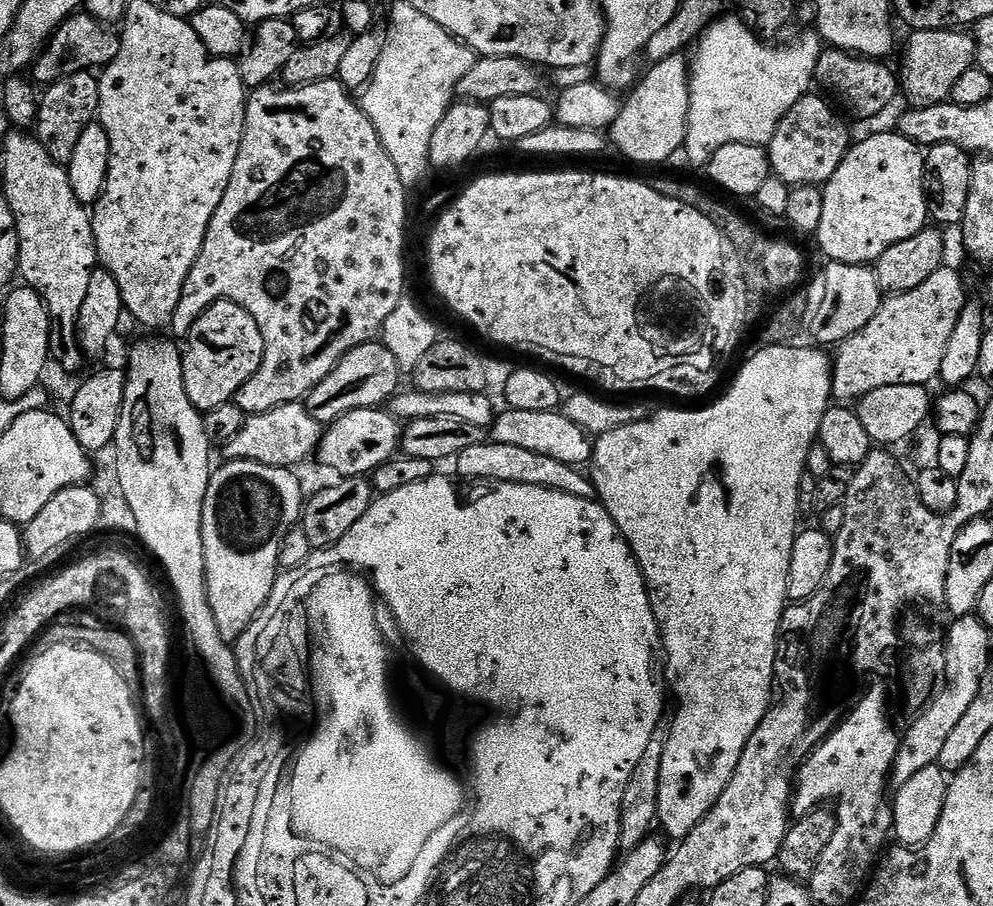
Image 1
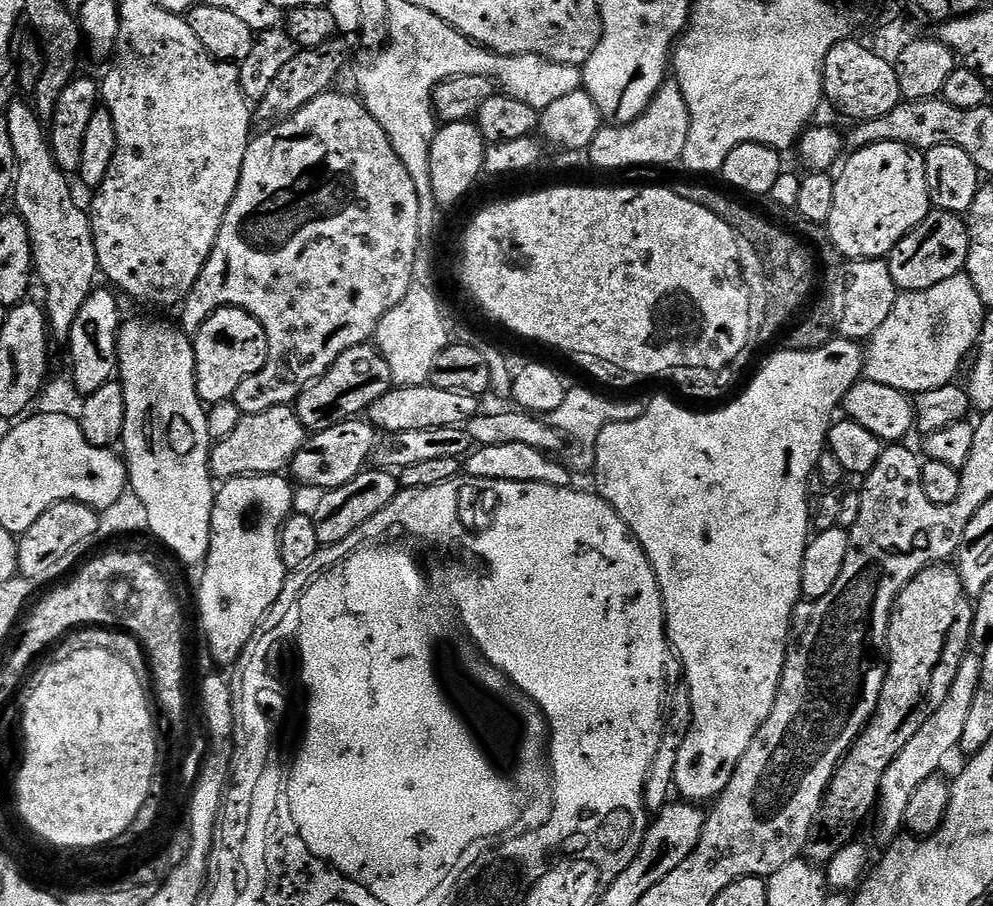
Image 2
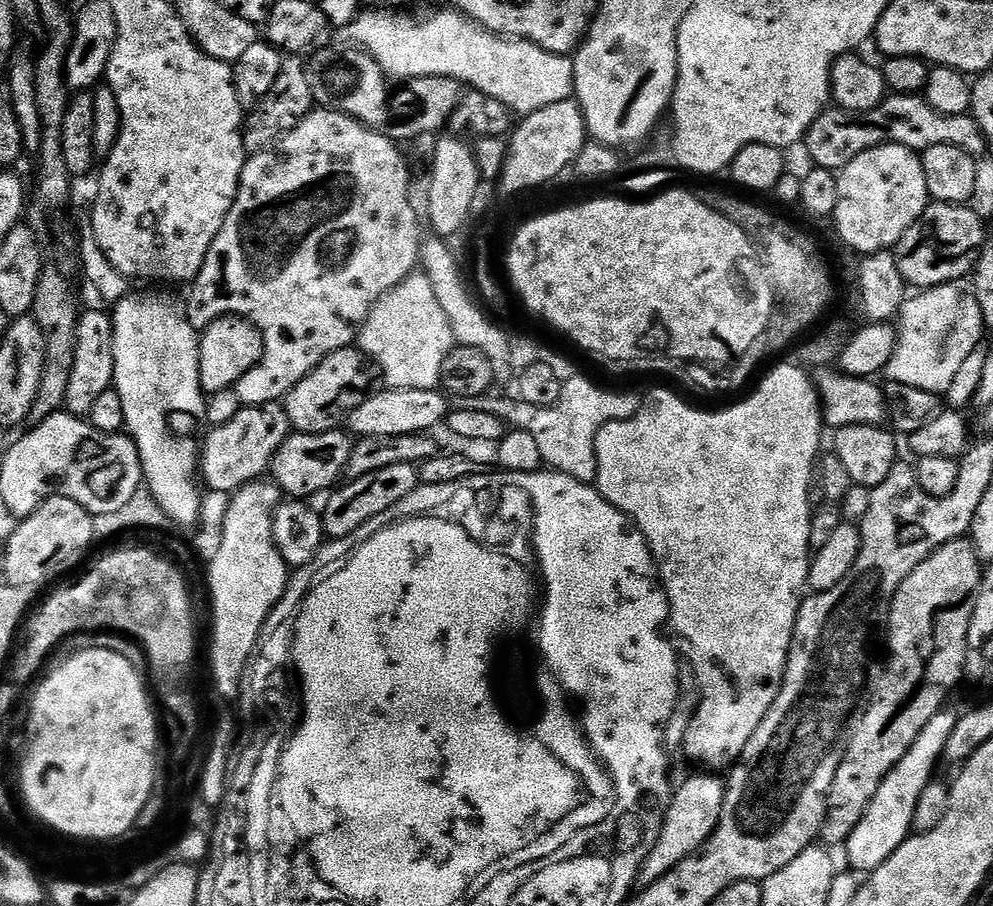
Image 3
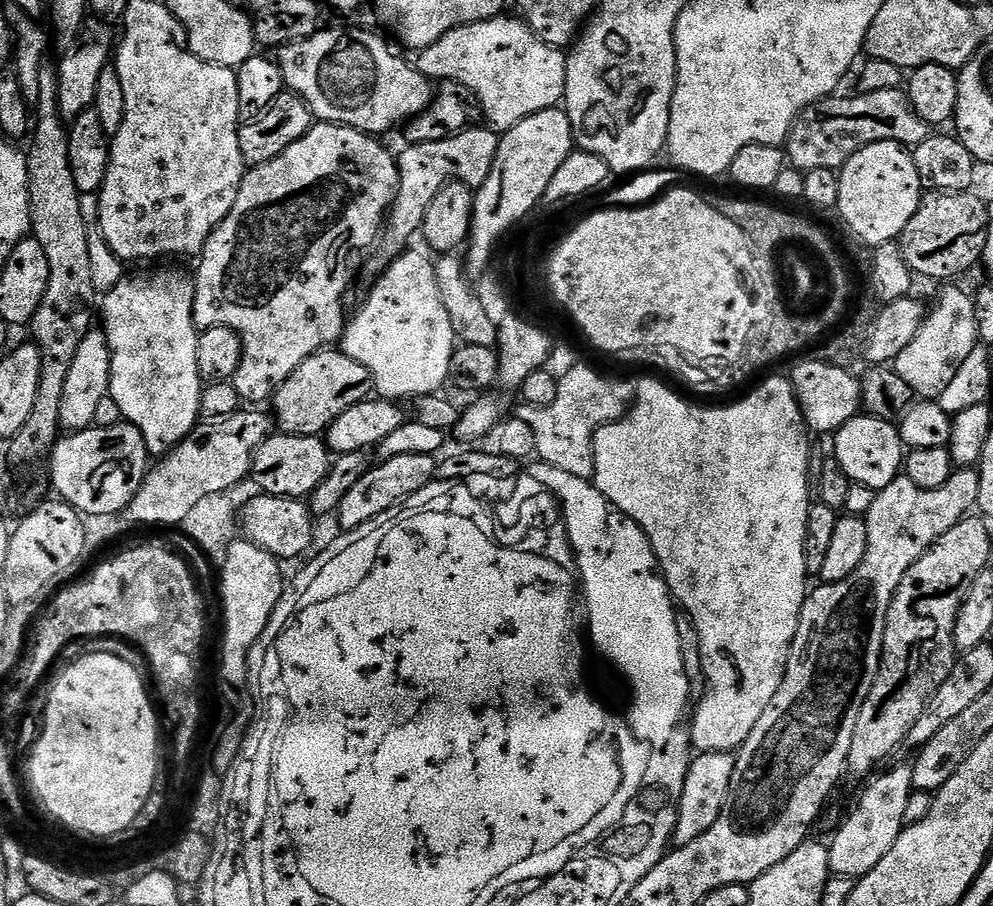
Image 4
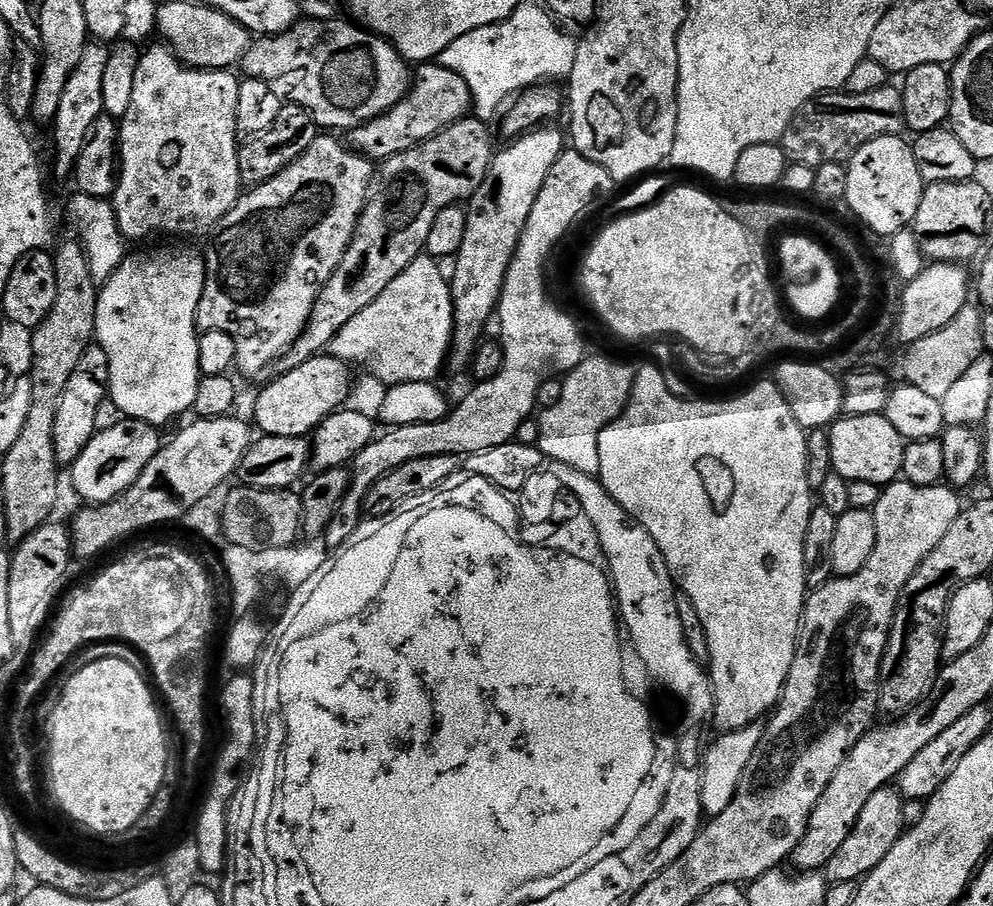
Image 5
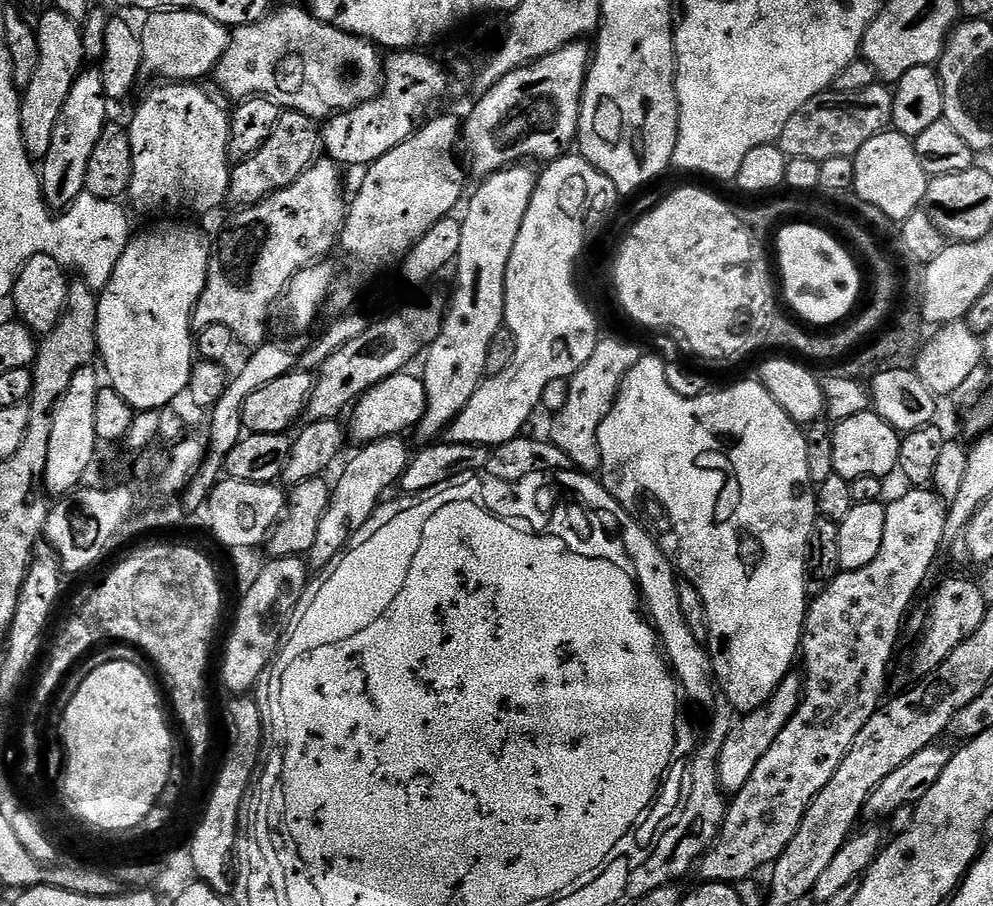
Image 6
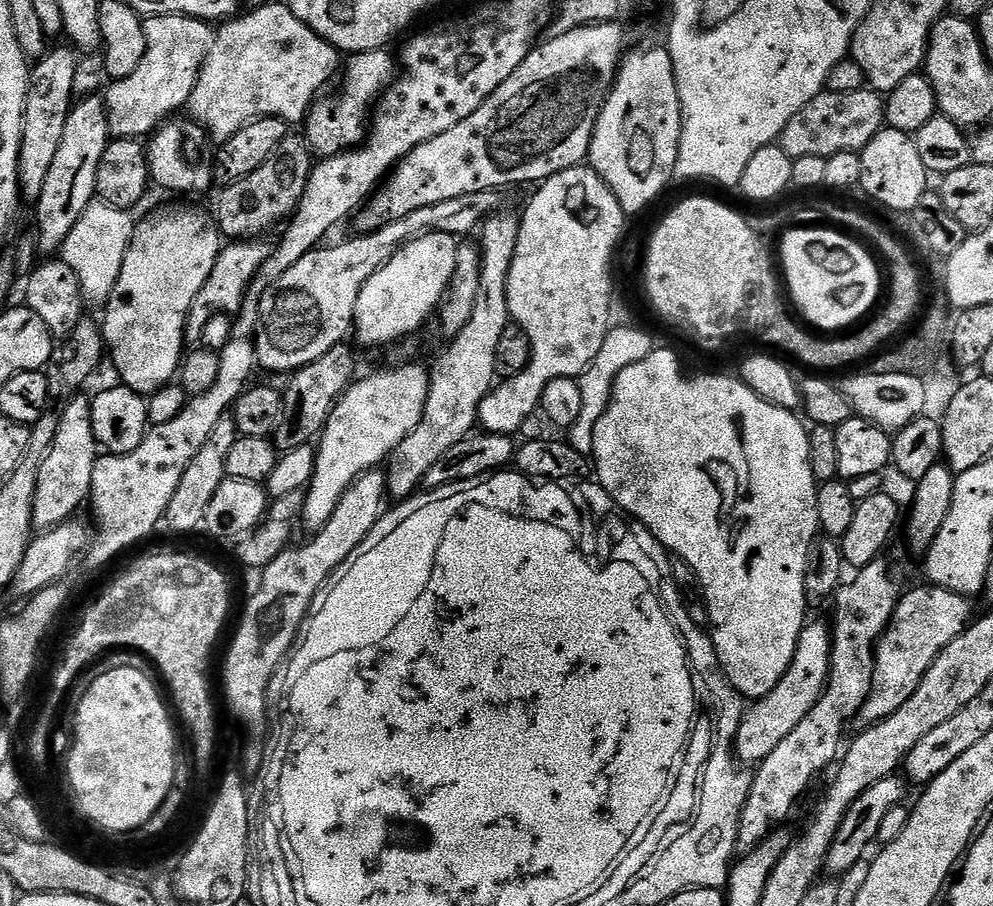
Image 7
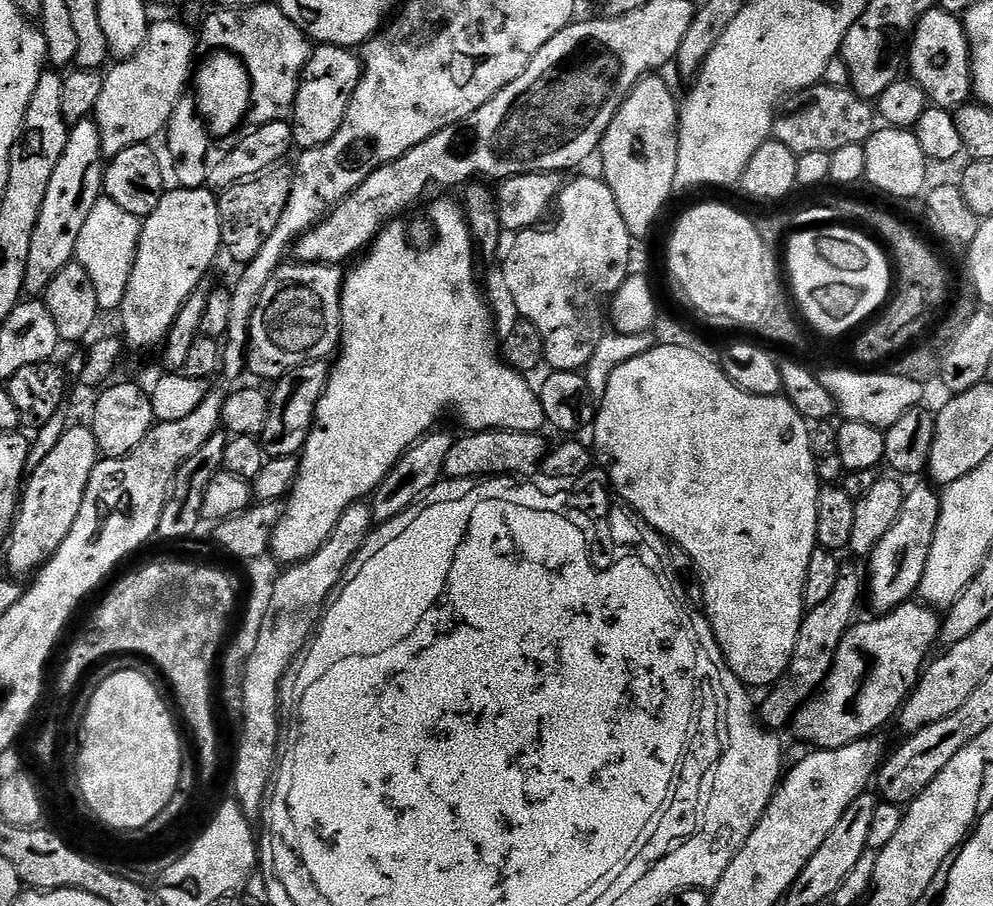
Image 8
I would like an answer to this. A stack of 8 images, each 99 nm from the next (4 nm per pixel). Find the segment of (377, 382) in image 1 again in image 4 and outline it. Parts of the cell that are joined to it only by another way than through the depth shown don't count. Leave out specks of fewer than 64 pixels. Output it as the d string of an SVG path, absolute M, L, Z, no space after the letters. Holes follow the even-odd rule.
M341 350L315 352L276 392L274 424L281 433L289 436L320 436L327 433L333 420L352 406L362 403L373 387L371 373L360 361L347 357Z

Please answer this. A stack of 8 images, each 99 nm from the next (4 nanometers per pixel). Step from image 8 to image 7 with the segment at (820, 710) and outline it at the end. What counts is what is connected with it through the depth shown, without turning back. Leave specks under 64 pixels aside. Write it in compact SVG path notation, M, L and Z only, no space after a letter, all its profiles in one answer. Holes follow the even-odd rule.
M923 587L912 588L909 592L907 589L901 595L886 630L876 643L876 673L872 676L870 694L855 719L861 729L890 718L898 706L904 705L910 694L918 690L934 658L938 658L938 654L946 650L946 646L950 646L950 642L954 642L954 638L958 638L973 619L969 597L945 588Z

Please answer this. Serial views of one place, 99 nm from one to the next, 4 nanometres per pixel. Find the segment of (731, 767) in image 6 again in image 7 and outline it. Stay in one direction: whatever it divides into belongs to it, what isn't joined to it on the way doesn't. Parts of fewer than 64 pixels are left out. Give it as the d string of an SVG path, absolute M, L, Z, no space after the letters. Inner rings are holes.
M805 623L803 630L798 634L798 642L794 646L794 658L790 662L786 674L782 674L782 678L778 678L778 686L774 686L774 690L770 690L770 694L766 694L761 700L751 701L751 703L743 709L734 745L734 755L741 765L759 765L761 760L765 760L767 756L774 754L775 748L778 747L778 742L782 742L782 738L786 738L786 734L790 734L796 729L796 727L802 723L802 718L806 718L806 714L810 714L810 710L814 710L818 698L822 698L824 688L828 684L828 675L830 674L831 665L831 627L829 627L827 623Z

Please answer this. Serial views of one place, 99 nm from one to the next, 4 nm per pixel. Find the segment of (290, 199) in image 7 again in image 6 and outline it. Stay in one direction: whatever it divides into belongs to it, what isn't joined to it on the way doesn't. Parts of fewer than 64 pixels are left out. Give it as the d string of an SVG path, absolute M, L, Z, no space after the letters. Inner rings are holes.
M281 111L278 118L278 126L274 126L274 134L266 138L266 146L258 150L258 154L250 154L246 162L235 165L231 169L228 178L229 205L236 204L240 208L249 208L272 196L278 190L286 190L298 178L312 167L314 161L321 155L322 145L320 143L321 125L313 120L311 116L301 112Z

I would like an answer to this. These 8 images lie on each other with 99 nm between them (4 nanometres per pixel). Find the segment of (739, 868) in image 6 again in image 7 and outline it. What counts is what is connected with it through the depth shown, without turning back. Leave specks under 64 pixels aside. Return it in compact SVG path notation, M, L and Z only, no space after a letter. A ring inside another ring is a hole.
M881 558L870 562L853 575L856 577L852 581L841 583L835 591L836 605L832 608L832 620L830 619L832 665L828 684L814 710L810 710L810 714L802 718L802 723L790 734L786 734L782 742L778 742L774 754L761 760L755 769L750 794L742 810L740 833L736 839L741 853L752 851L757 844L784 826L791 818L796 803L815 782L816 775L828 767L831 769L841 755L840 739L843 738L848 723L851 725L855 721L860 707L870 694L872 676L876 673L876 643L886 630L902 595L902 587L900 588L886 561L887 559Z

